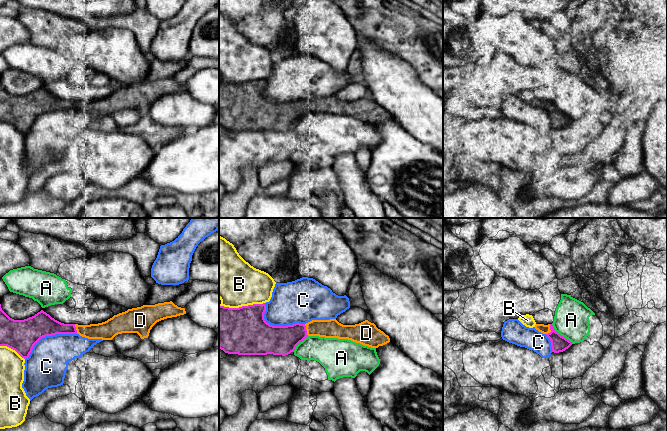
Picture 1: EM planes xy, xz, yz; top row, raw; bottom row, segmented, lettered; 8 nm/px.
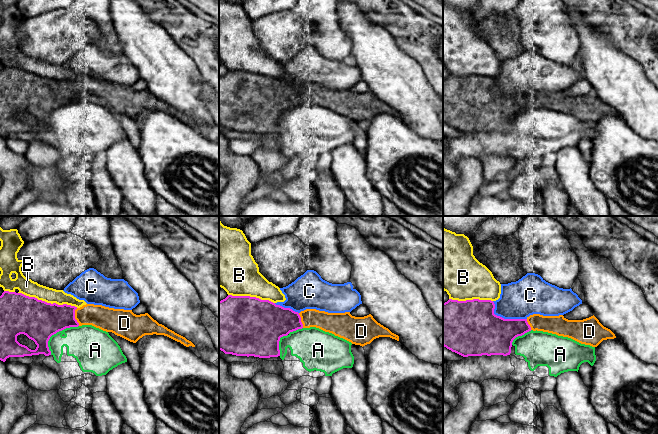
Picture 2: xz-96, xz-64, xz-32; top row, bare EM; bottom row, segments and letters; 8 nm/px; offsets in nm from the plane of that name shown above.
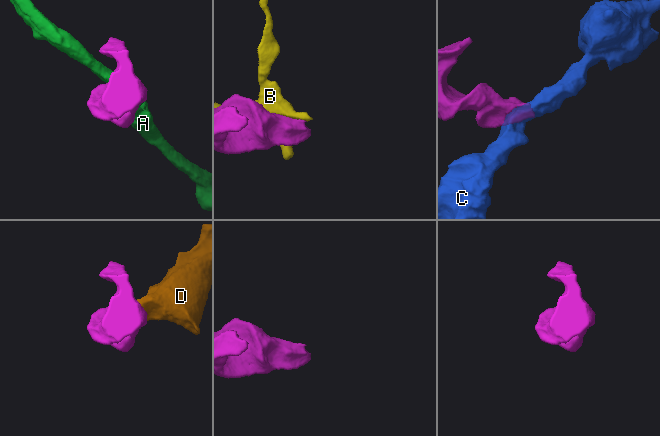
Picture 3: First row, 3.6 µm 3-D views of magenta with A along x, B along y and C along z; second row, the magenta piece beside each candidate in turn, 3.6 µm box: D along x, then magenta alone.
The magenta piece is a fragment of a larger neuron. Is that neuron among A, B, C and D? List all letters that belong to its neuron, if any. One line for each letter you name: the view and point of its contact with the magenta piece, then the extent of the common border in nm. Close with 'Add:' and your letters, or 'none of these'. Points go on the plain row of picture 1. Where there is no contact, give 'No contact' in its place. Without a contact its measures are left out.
D: Touches magenta at yz (550, 105). Shared border 90 nm
Add: D

